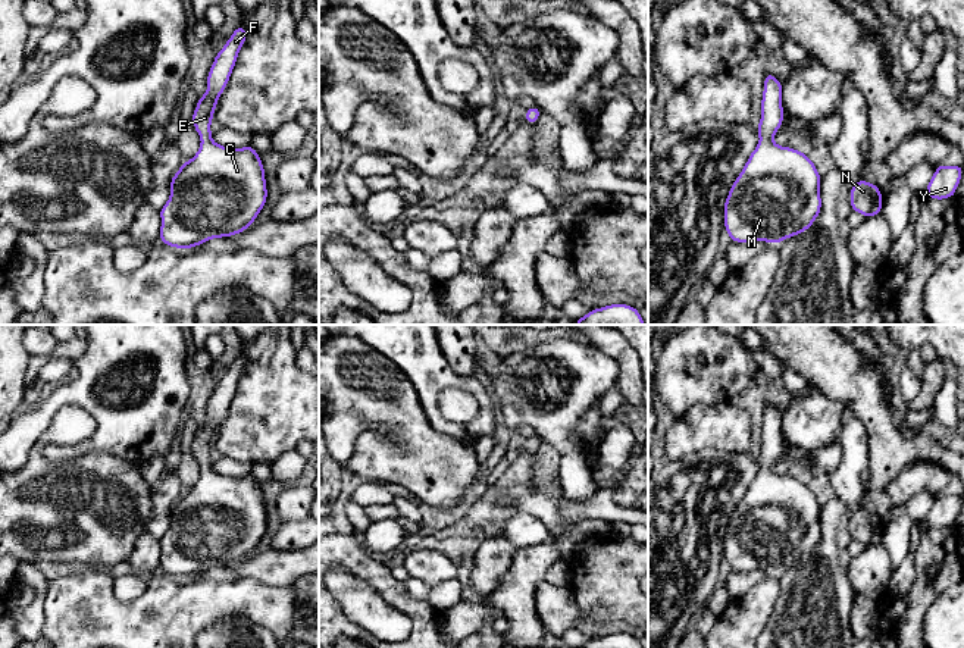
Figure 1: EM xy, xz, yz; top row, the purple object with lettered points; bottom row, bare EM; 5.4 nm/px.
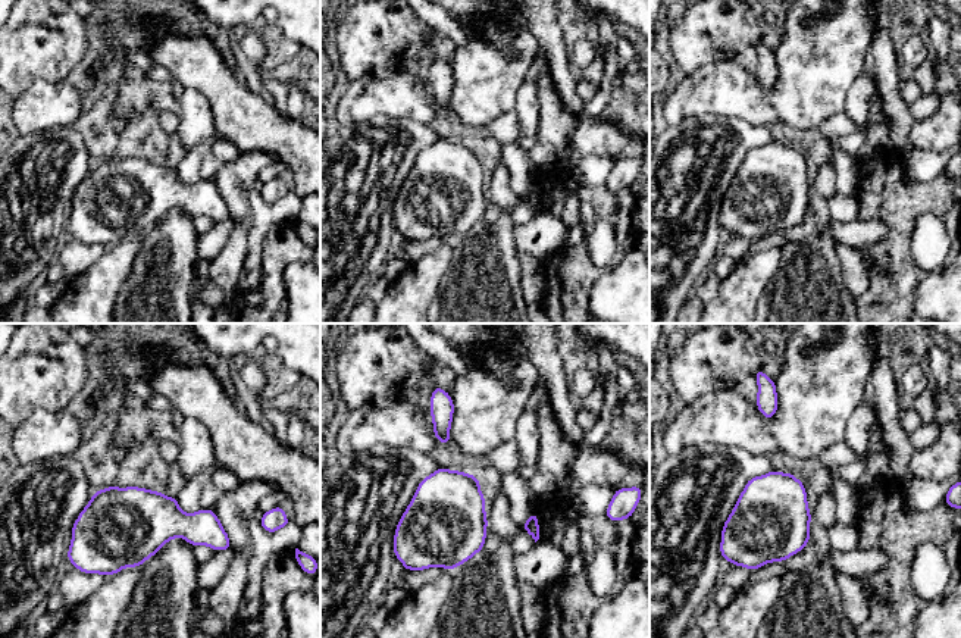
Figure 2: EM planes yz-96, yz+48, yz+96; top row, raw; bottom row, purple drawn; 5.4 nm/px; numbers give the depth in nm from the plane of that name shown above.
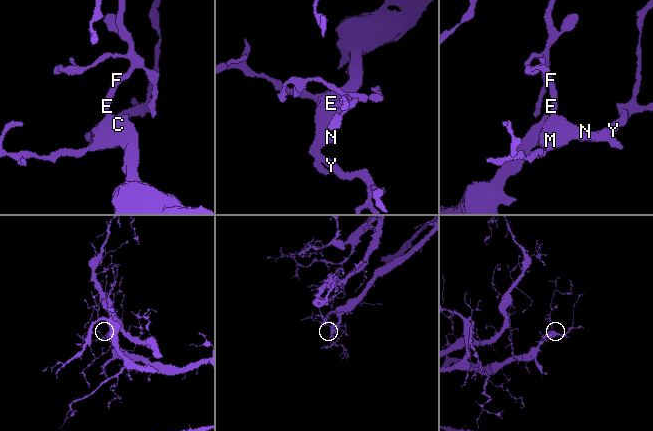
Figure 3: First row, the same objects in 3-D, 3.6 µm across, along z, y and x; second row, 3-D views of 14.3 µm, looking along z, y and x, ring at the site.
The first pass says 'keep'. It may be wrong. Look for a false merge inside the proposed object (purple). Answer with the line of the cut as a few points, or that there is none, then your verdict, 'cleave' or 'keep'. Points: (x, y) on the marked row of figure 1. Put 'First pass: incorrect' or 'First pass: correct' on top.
First pass: correct
no cut; keep

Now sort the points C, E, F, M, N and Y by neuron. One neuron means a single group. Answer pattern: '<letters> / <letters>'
C E F M N Y

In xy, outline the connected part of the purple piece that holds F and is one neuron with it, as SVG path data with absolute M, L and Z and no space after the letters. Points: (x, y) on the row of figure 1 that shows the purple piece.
M242 25L216 54L207 75L207 91L198 97L193 123L201 137L197 154L173 175L170 197L159 210L159 240L175 248L194 248L213 238L232 237L248 226L266 204L265 168L251 147L229 148L210 137L217 100L228 85L245 43Z

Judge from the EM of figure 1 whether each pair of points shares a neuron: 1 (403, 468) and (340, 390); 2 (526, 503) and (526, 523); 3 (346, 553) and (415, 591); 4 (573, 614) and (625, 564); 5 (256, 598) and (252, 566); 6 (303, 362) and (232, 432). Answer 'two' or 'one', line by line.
1: one
2: two
3: two
4: two
5: two
6: two

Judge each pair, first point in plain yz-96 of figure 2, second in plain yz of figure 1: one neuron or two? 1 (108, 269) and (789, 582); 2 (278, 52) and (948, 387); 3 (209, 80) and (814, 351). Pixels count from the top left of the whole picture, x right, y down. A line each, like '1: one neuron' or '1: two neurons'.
1: two neurons
2: two neurons
3: one neuron

